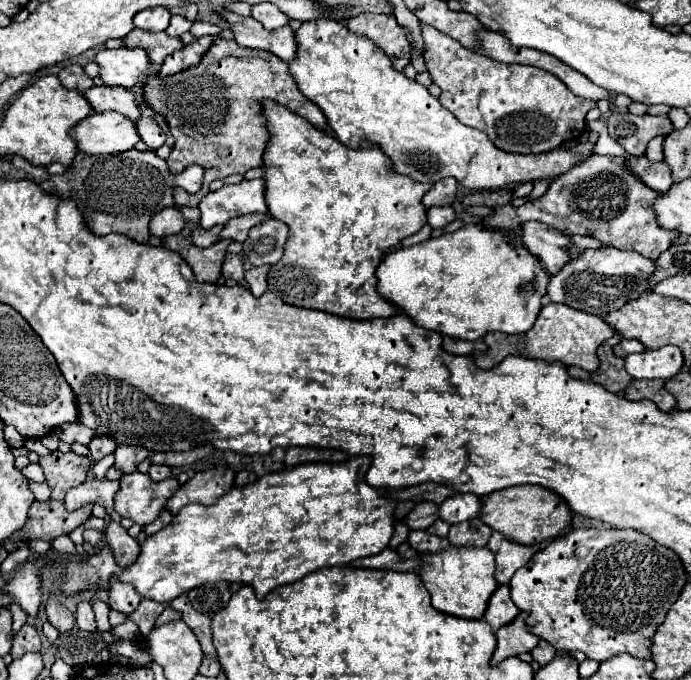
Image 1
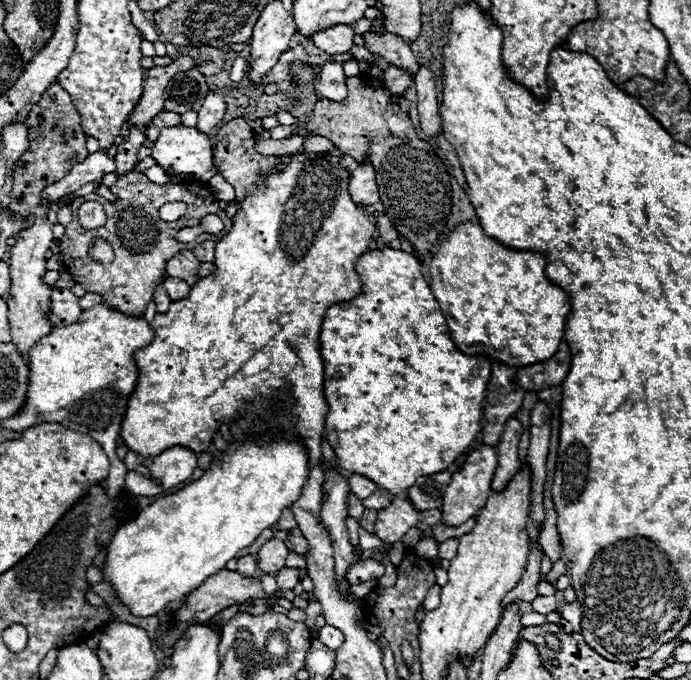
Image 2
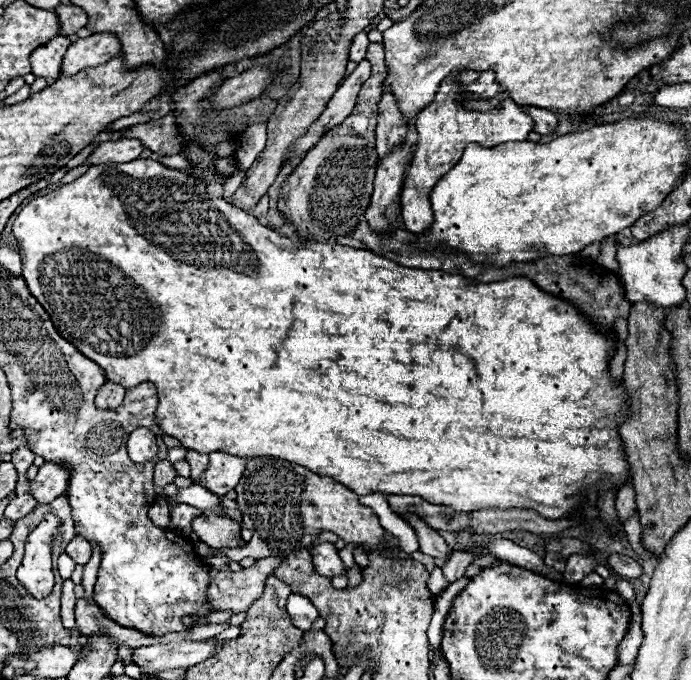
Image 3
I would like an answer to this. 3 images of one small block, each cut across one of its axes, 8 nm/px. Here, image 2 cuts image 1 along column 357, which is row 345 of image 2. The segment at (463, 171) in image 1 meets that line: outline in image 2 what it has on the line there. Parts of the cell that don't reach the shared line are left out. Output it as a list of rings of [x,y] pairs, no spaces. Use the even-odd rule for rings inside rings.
[[[104,304],[84,310],[80,320],[70,326],[55,327],[28,352],[28,402],[24,402],[24,408],[16,416],[4,420],[4,428],[24,432],[42,422],[56,422],[92,436],[110,458],[106,488],[108,498],[114,500],[124,490],[128,472],[114,450],[120,440],[120,424],[128,396],[136,386],[134,352],[148,346],[152,338],[152,328],[144,318],[124,316]]]

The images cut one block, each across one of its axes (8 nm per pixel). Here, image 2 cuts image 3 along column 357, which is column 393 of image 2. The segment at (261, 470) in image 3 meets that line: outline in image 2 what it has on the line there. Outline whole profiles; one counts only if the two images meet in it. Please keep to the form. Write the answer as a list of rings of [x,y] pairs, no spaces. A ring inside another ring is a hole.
[[[392,496],[392,502],[378,510],[376,520],[376,536],[384,542],[400,542],[402,536],[416,526],[420,520],[420,512],[412,506],[408,498]]]

